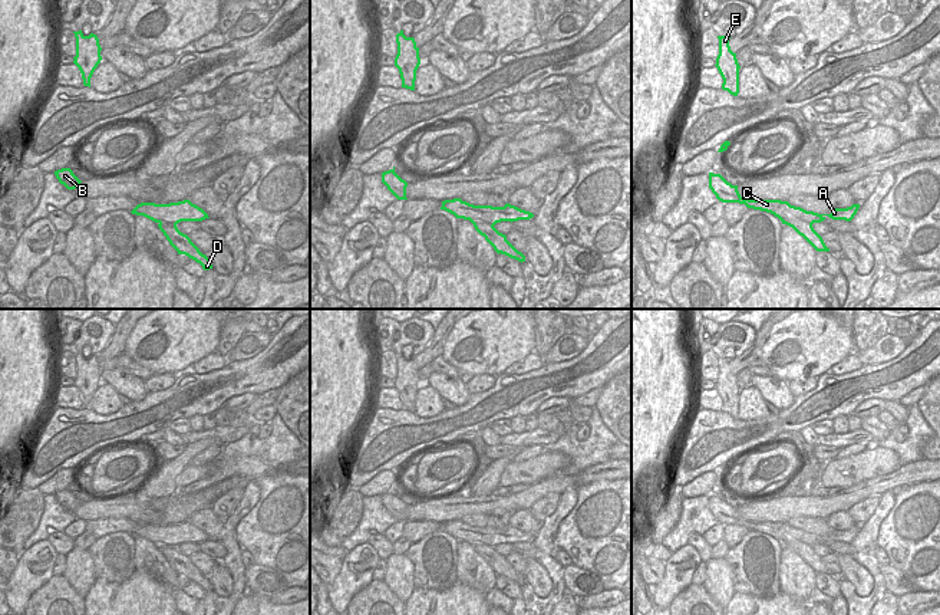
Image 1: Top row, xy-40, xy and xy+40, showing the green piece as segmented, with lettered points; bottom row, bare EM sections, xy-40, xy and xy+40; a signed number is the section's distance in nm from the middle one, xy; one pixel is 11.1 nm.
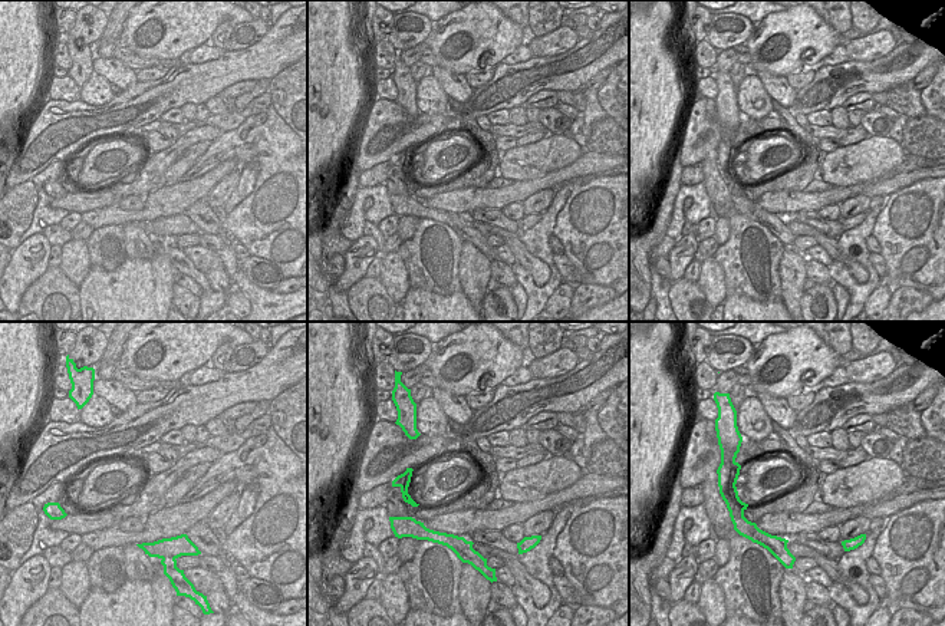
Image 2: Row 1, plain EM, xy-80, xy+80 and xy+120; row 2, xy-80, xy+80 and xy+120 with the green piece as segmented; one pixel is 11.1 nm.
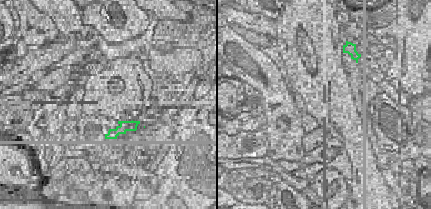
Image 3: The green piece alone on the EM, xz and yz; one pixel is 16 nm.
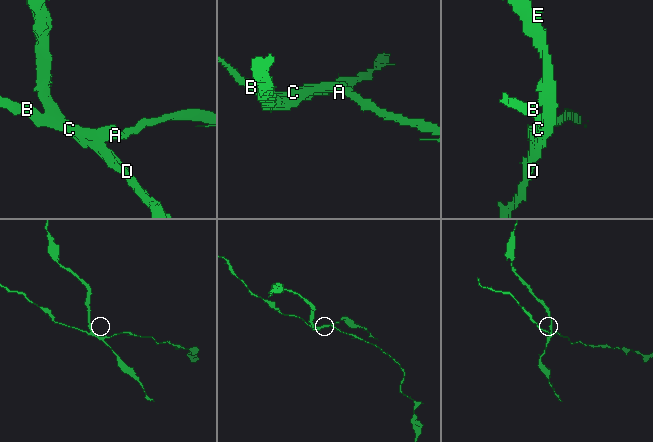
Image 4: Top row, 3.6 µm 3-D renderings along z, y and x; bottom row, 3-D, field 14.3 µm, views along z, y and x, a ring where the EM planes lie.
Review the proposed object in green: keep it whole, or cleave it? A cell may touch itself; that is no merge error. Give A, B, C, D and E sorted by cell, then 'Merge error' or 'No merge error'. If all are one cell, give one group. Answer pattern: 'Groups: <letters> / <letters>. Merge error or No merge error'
Groups: A B C / D E. Merge error

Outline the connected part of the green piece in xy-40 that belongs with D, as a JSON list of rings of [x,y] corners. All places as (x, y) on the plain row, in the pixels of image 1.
[[[159,545],[158,549],[178,576],[185,576],[195,582],[204,592],[212,591],[210,581],[199,573],[187,556],[178,552],[177,546]]]

